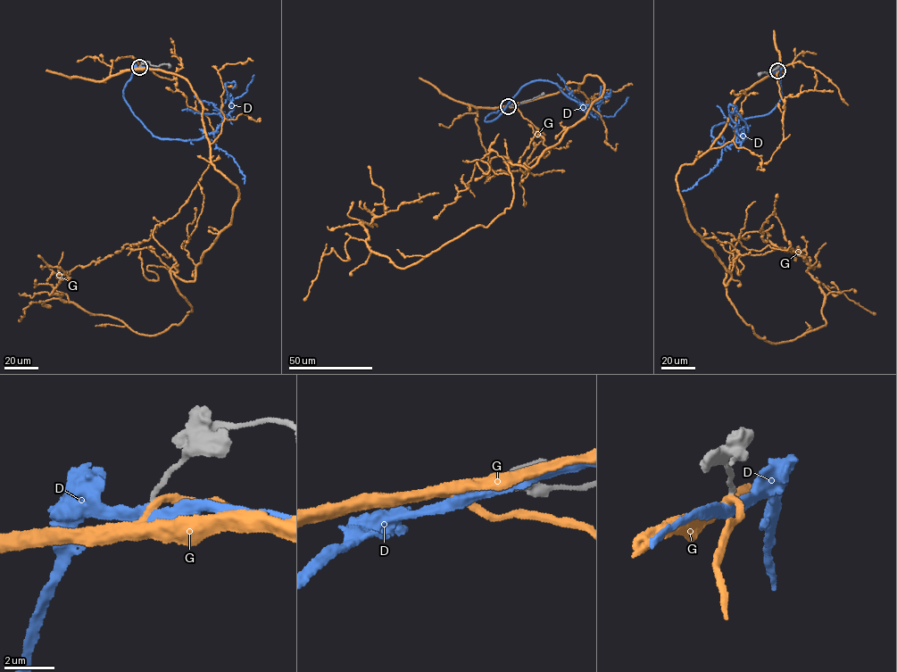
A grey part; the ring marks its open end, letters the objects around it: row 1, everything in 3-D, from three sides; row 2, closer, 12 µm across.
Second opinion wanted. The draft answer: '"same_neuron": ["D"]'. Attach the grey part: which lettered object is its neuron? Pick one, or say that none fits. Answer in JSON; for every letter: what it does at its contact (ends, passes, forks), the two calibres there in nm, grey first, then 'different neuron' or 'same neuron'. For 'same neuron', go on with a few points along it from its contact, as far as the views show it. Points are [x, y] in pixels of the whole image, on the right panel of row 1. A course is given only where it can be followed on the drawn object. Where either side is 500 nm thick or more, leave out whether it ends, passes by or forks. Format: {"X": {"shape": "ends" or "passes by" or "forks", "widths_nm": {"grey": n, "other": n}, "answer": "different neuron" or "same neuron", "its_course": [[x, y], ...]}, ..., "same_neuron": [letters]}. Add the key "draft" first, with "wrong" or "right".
{"draft": "right", "D": {"shape": "passes by", "widths_nm": {"grey": 190, "other": 400}, "answer": "same neuron", "its_course": [[777, 70], [770, 112], [714, 126], [728, 146], [743, 140], [730, 112]]}, "G": {"shape": "passes by", "widths_nm": {"grey": 190, "other": 260}, "answer": "different neuron"}, "same_neuron": ["D"]}

